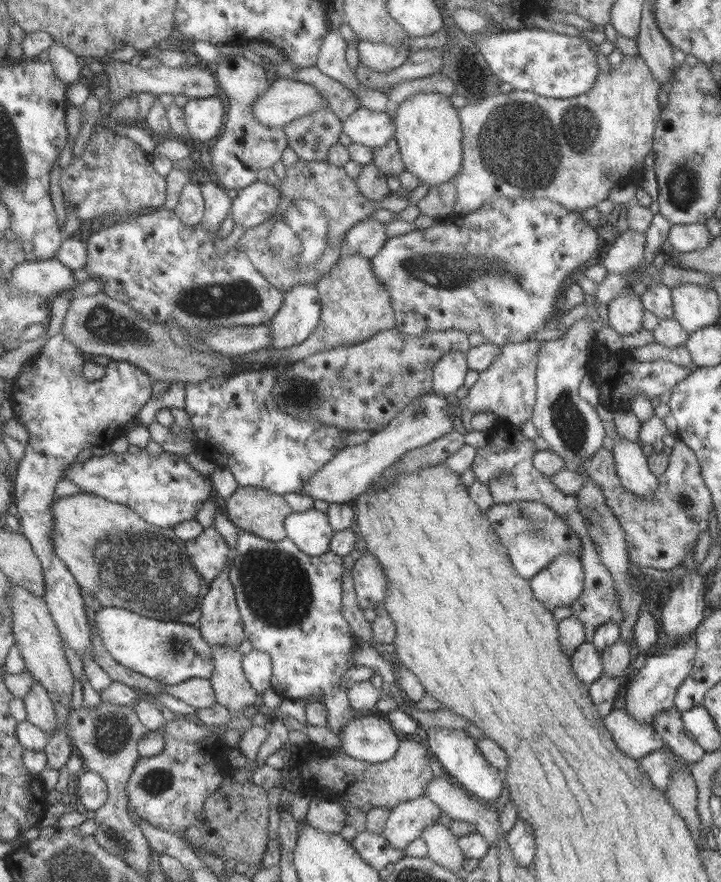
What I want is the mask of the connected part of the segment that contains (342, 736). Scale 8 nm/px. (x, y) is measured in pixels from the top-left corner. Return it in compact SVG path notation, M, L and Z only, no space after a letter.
M378 713L363 714L349 720L337 736L347 757L367 763L390 760L400 744L389 722Z

